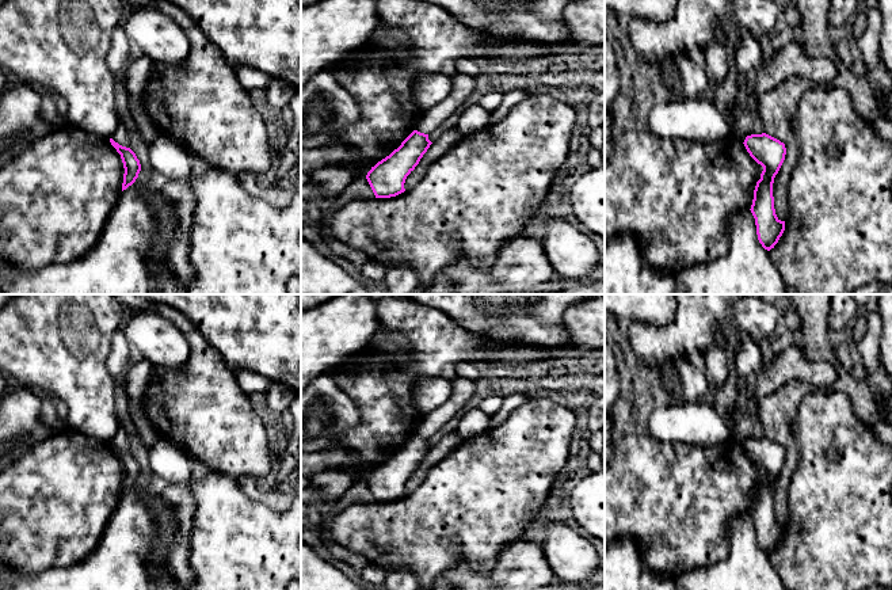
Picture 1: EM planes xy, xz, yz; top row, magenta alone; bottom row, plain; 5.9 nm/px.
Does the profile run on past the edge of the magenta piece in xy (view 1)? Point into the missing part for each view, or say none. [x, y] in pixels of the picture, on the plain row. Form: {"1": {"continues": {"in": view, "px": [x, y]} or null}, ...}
{"1": {"continues": null}}

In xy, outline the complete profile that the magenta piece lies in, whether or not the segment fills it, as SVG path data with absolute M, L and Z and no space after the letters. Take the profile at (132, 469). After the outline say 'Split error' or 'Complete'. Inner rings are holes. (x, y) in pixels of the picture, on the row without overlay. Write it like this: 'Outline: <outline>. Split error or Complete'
Outline: M110 442L110 446L117 453L117 456L121 458L121 463L123 467L123 472L125 472L123 487L122 487L122 495L123 495L129 490L131 490L138 481L138 477L141 475L141 468L136 457L130 452L119 449L113 442Z. Complete

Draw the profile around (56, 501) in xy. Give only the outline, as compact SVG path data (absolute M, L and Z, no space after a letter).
M65 426L0 473L0 563L31 574L68 568L102 540L123 487L121 458L108 442Z

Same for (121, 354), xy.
M123 328L117 330L113 338L111 350L106 359L108 373L115 380L122 378L134 357L136 353L129 345Z

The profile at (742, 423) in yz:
M739 377L736 380L736 401L731 415L733 431L744 439L752 438L752 420L747 412L747 393L751 391L752 378Z

